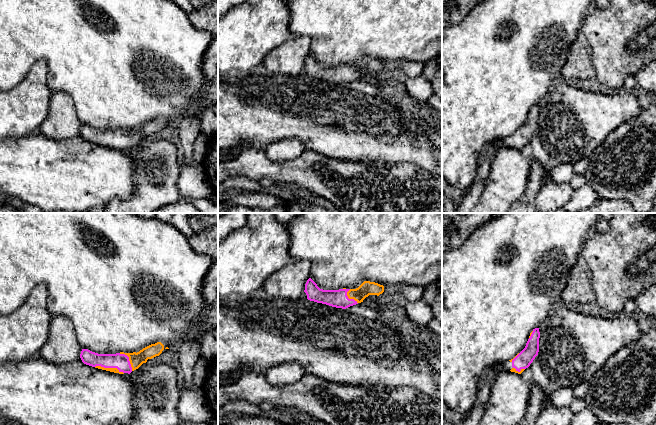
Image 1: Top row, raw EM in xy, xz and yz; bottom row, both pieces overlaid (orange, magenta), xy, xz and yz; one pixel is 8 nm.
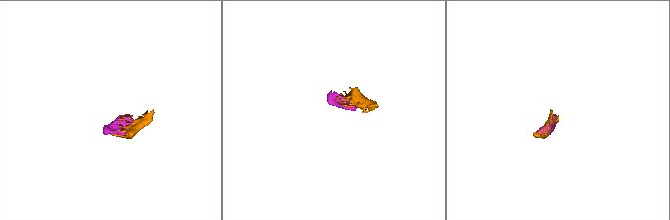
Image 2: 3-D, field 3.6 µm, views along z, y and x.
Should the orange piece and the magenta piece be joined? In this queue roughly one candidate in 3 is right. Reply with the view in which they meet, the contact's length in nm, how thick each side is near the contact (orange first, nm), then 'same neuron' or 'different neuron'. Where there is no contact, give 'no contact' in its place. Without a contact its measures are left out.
meets orange in xy; contact 240 nm long; 50 nm thick on the orange side, 130 nm on the other; same neuron

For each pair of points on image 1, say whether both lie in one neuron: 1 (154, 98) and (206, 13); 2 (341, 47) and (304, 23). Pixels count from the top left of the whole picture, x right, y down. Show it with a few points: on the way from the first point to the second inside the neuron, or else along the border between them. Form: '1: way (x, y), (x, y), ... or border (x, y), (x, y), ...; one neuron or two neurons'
1: border (187, 14), (195, 26), (207, 31); two neurons
2: way (333, 38), (318, 23), (313, 23); one neuron

